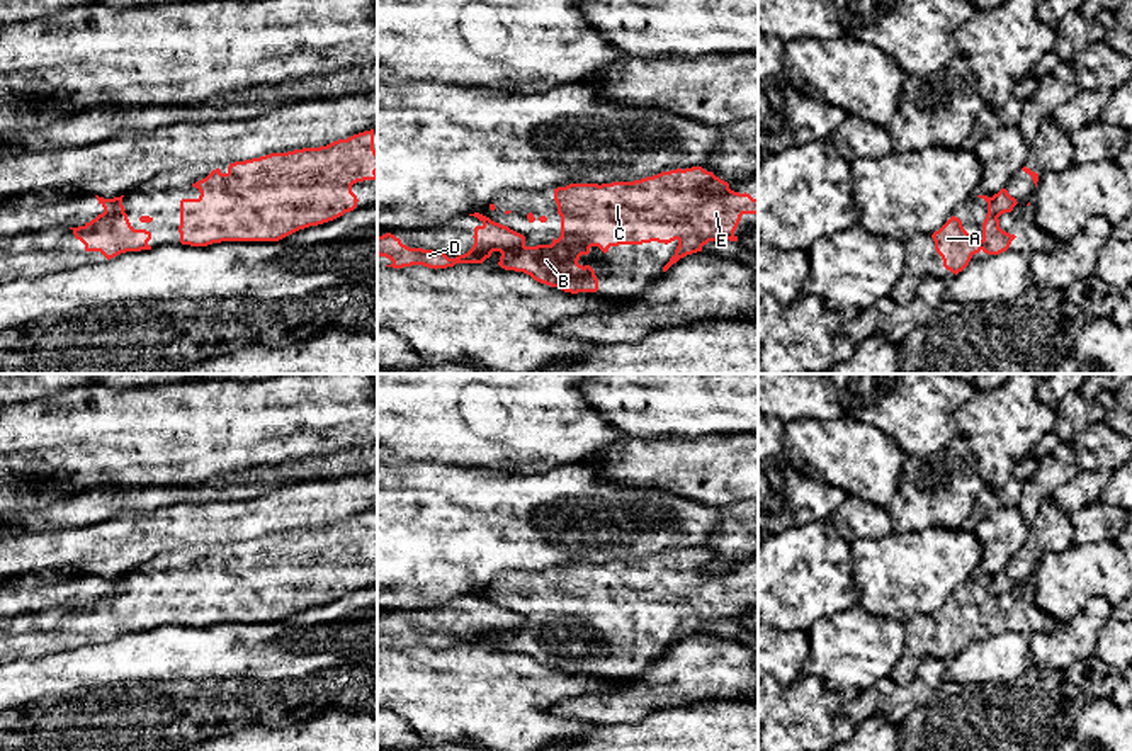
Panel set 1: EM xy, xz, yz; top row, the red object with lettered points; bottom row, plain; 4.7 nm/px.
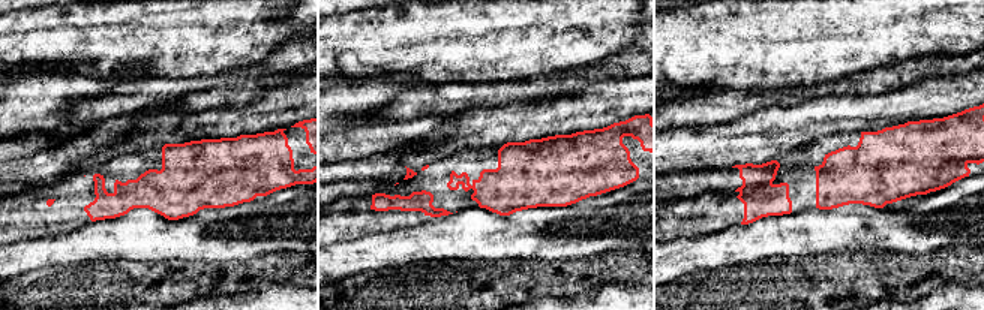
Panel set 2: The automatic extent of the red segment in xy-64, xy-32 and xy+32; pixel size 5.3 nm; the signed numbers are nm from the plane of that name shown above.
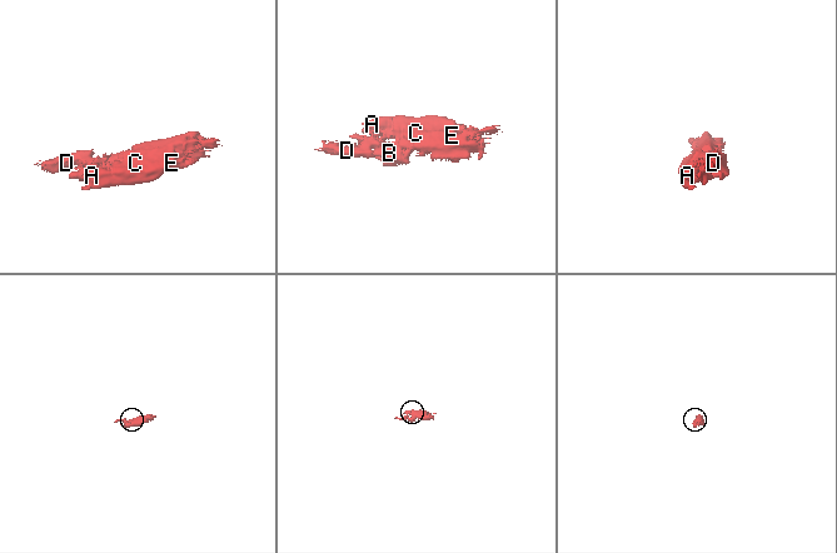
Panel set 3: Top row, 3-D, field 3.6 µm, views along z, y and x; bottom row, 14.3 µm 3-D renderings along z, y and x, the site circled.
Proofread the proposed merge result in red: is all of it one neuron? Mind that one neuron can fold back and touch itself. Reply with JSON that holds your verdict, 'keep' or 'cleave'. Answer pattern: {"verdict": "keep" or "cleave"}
{"verdict": "cleave"}

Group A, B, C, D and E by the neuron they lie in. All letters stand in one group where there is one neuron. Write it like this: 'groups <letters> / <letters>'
groups A B C E / D

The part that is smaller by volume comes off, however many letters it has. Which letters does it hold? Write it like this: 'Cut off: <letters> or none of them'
Cut off: D

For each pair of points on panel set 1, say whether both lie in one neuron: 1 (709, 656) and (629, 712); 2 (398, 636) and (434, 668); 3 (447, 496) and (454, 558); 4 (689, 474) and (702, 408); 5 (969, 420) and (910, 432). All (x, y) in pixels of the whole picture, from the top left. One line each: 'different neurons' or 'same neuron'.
1: same neuron
2: different neurons
3: same neuron
4: different neurons
5: different neurons

